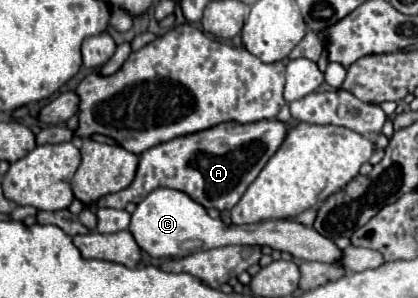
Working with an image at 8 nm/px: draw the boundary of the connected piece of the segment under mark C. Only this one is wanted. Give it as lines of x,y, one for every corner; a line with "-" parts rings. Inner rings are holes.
154,189
142,203
138,203
132,213
130,233
142,251
150,257
186,257
194,251
214,249
224,245
268,245
278,251
288,251
292,257
302,261
320,261
338,265
342,259
342,249
334,241
320,235
316,229
300,225
296,221
262,221
254,225
224,225
220,219
212,219
208,211
190,199
184,191
176,189

